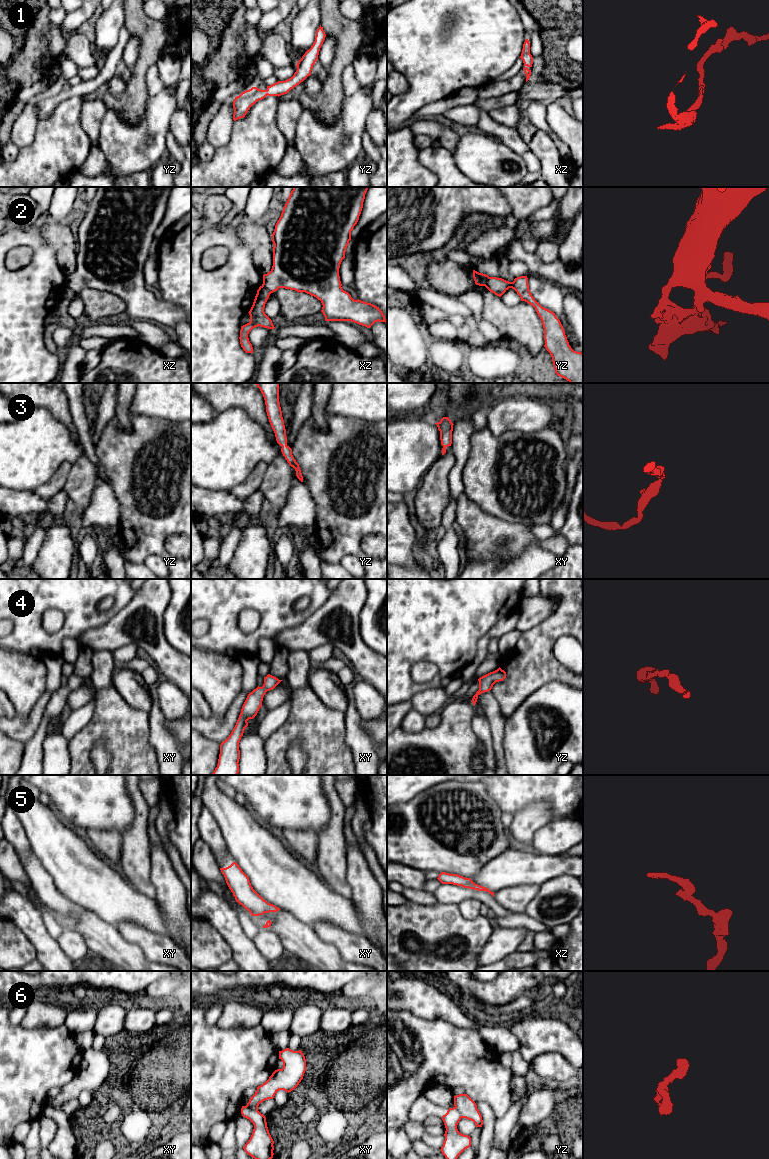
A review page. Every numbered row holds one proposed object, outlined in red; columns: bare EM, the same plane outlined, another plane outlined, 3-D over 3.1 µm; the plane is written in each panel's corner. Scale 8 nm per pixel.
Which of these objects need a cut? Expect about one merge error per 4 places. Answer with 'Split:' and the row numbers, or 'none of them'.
Split: 2, 6

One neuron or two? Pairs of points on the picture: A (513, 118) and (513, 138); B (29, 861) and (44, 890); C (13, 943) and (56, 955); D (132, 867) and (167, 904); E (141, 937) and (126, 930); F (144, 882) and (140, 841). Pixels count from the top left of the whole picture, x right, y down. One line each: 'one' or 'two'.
A: two
B: one
C: two
D: two
E: one
F: one

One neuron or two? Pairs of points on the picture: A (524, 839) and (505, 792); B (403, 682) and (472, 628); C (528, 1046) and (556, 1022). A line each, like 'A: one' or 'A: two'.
A: two
B: one
C: one

